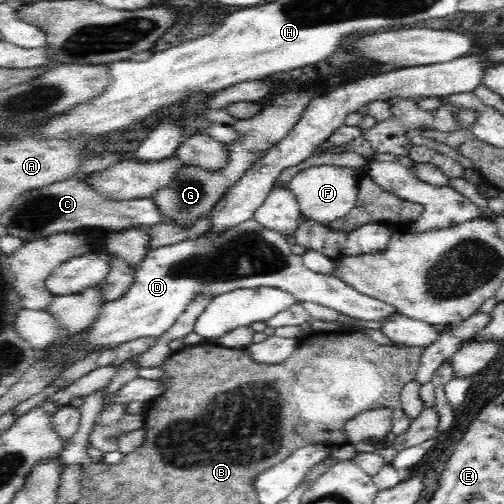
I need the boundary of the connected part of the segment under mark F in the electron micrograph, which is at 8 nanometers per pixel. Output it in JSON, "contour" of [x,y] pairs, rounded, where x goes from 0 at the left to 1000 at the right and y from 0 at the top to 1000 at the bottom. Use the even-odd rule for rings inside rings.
{"contour":[[[651,325],[617,329],[587,345],[573,361],[571,371],[579,375],[597,421],[607,427],[607,433],[651,448],[661,437],[687,429],[706,409],[710,357],[720,345],[718,333]]]}

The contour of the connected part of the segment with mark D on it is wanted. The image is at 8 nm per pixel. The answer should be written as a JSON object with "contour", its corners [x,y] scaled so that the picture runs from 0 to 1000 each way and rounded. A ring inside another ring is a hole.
{"contour":[[[504,433],[429,468],[409,462],[393,474],[298,496],[270,538],[258,575],[242,591],[202,607],[187,643],[173,651],[161,683],[173,687],[177,702],[183,702],[198,690],[230,690],[270,671],[313,669],[349,643],[389,585],[405,581],[425,591],[472,571],[556,571],[579,581],[591,601],[623,599],[722,637],[756,641],[782,623],[794,623],[782,609],[706,577],[667,548],[613,536],[575,488],[563,466],[520,448]]]}

